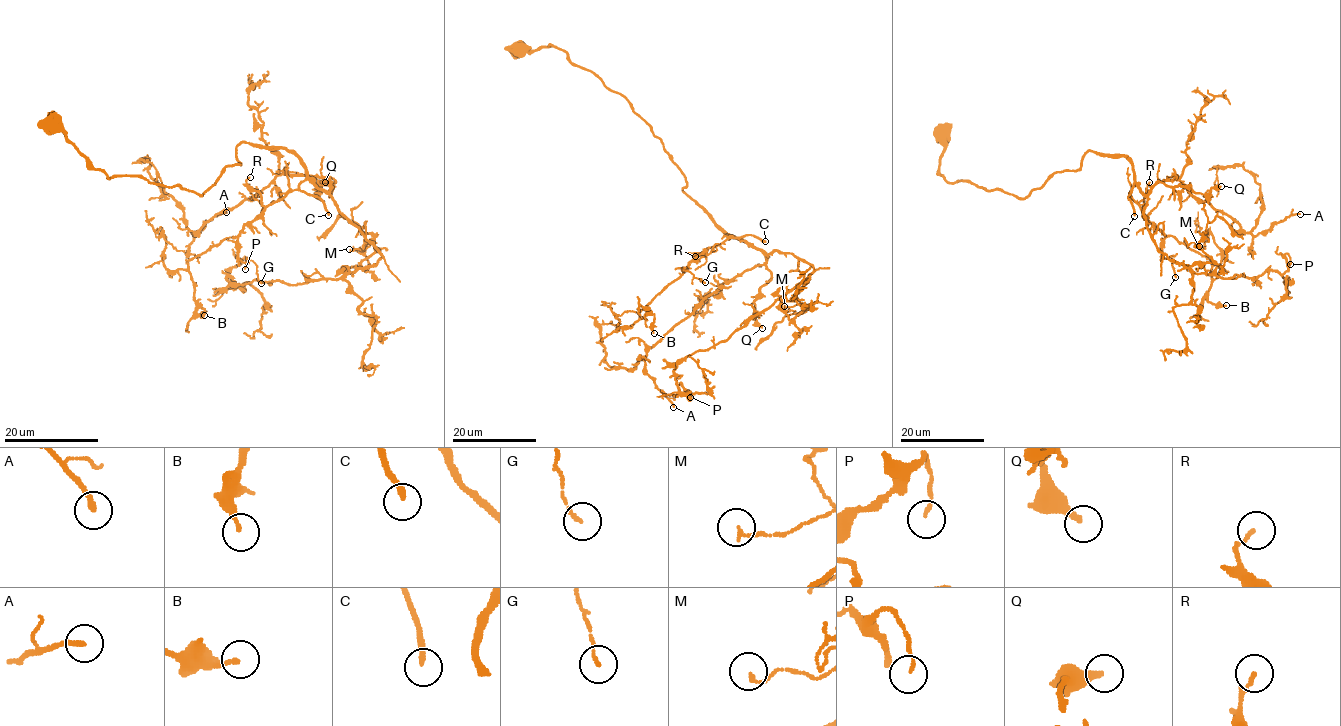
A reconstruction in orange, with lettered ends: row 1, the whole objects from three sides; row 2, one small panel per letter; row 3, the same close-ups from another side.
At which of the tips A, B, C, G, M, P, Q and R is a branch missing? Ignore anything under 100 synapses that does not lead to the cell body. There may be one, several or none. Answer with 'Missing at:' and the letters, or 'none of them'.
Missing at: C

